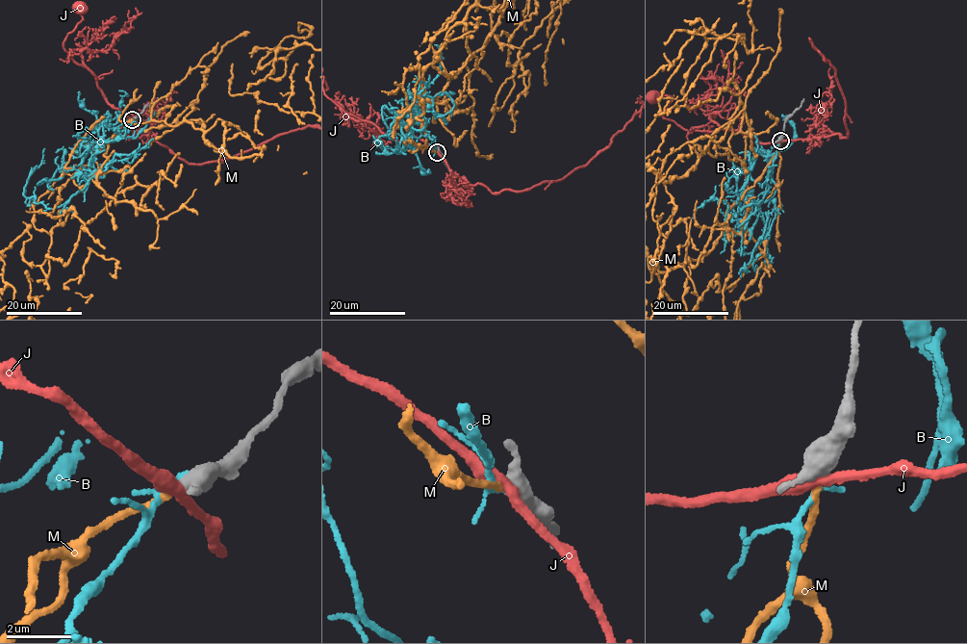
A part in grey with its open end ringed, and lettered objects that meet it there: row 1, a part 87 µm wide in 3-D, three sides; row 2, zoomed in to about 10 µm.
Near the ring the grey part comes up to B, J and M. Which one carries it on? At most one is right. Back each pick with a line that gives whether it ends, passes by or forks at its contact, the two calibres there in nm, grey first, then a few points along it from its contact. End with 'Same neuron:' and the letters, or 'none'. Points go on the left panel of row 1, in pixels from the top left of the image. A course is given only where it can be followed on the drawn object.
M: it ends | 460/200 nm
Same neuron: M

